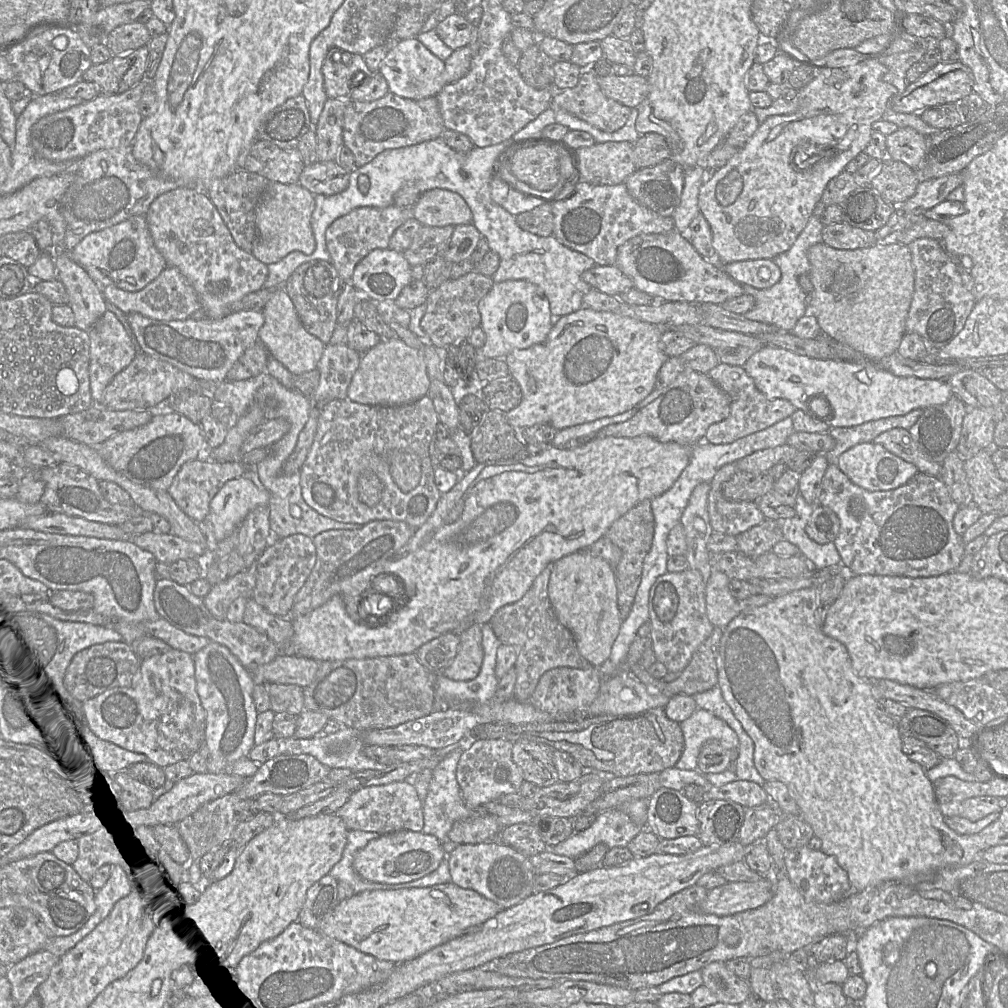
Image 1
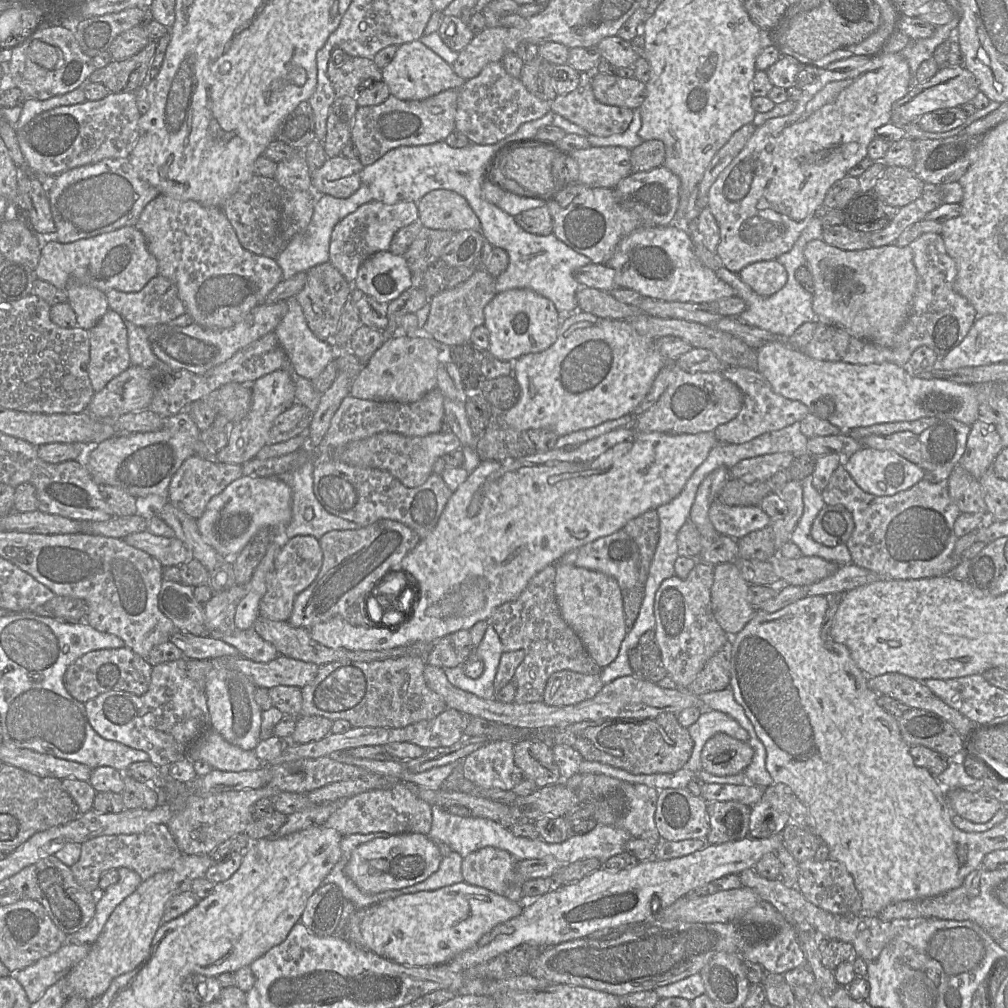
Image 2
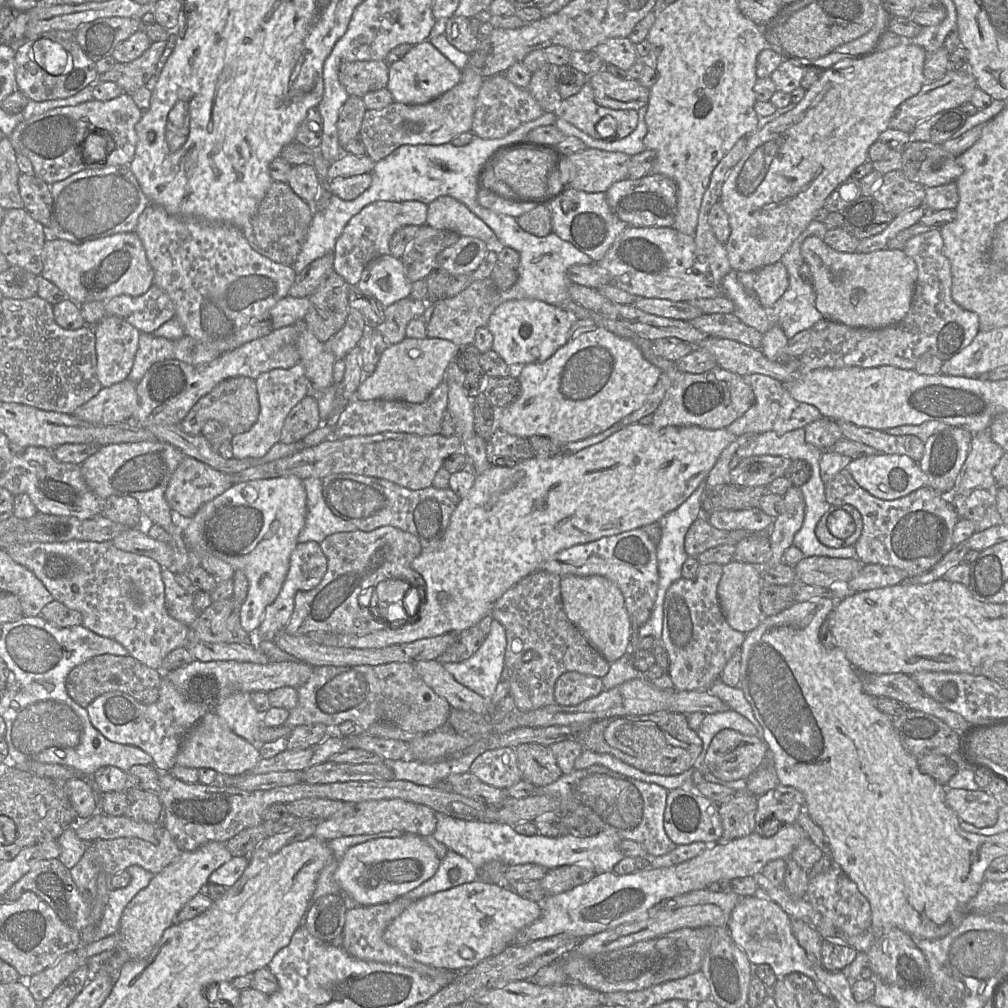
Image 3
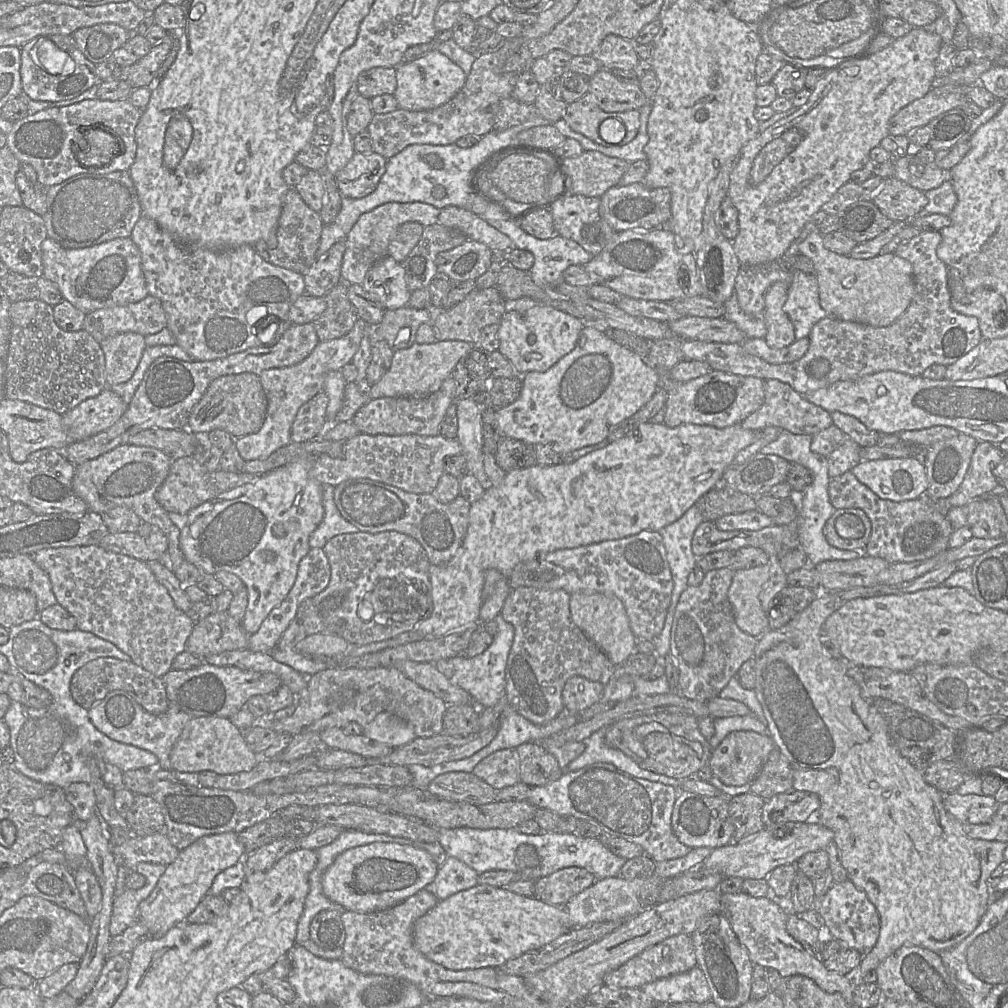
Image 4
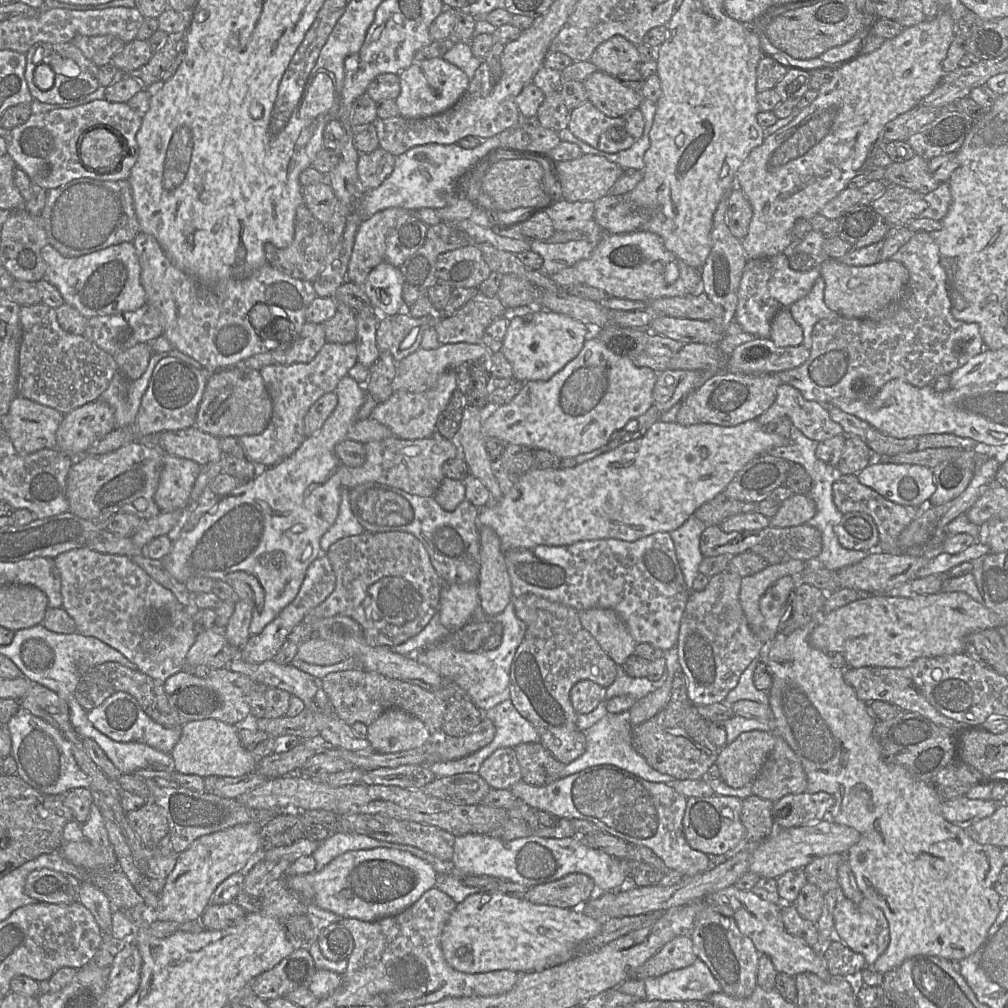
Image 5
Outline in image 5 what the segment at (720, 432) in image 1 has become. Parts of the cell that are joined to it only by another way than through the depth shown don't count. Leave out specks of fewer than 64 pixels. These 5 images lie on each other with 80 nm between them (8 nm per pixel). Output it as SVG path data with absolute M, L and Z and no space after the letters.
M786 383L778 387L774 403L756 420L766 427L782 417L789 418L795 428L817 442L844 433L842 426L831 419L826 406L805 399L797 388Z

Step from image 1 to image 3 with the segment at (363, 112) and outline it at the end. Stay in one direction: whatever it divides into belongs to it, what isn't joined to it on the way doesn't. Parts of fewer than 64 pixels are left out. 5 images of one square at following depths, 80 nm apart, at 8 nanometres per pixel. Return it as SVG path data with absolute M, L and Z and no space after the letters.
M478 42L477 49L462 70L461 81L440 97L426 104L412 105L394 101L380 110L366 110L359 132L366 155L376 163L403 145L442 145L450 143L462 133L470 132L477 96L484 81L482 67L485 60L486 53L479 49Z

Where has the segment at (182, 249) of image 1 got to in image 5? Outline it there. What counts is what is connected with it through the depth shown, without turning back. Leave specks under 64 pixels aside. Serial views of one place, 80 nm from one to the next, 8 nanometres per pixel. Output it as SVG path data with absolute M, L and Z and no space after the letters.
M139 232L133 245L141 266L146 301L160 313L163 335L173 348L197 360L208 371L231 368L256 354L279 349L280 342L274 337L278 330L271 326L258 332L251 325L248 315L255 304L276 306L272 308L276 317L287 319L297 337L307 322L308 306L318 297L311 282L290 277L269 263L244 279L206 285L177 267L152 235Z

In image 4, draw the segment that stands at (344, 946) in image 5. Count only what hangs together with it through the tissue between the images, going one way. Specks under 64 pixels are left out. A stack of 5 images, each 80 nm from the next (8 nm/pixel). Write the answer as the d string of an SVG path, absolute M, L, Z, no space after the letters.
M322 910L310 923L310 941L317 946L334 949L342 948L345 942L345 929L337 910Z

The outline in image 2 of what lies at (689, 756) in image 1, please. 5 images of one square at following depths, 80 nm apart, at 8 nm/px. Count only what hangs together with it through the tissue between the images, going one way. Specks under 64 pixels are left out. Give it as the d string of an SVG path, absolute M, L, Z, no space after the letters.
M704 709L698 720L687 728L692 740L691 756L684 768L698 774L703 770L701 751L705 743L718 733L725 733L740 741L748 740L748 732L729 715L715 710Z

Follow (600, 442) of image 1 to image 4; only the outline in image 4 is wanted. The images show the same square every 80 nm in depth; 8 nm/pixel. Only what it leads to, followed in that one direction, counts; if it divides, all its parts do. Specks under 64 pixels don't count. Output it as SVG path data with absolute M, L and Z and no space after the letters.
M641 423L635 430L626 436L611 442L607 446L594 450L571 463L560 463L553 466L533 465L527 468L521 468L506 472L503 481L498 485L493 485L485 490L483 496L476 502L471 503L469 512L469 523L467 533L458 549L456 555L444 565L430 565L429 577L432 587L433 610L431 615L418 623L412 630L402 633L394 638L375 642L364 646L352 646L346 654L347 656L360 656L368 653L377 652L378 649L386 646L393 646L410 640L409 643L421 641L429 638L442 637L449 633L456 633L473 625L479 624L479 613L482 604L482 590L484 586L484 573L488 569L496 569L504 576L509 577L512 570L525 561L532 560L539 555L553 552L560 549L571 549L579 546L585 546L593 543L599 543L606 540L616 540L638 534L643 530L660 531L667 525L681 518L684 513L692 507L705 493L722 484L722 477L725 471L730 467L736 455L748 447L756 440L756 432L744 429L740 424L729 427L716 428L708 425L681 424L676 427L668 427L663 423Z

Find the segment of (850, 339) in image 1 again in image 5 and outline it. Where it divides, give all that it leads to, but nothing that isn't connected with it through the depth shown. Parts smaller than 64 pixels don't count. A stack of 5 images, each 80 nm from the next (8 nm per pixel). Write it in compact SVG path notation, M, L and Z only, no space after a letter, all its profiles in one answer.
M819 231L808 232L796 248L798 253L806 253L819 258L819 271L825 281L824 303L846 318L883 321L894 312L896 303L909 280L907 268L899 261L888 259L868 266L846 265L837 259L825 257L822 246L825 238Z

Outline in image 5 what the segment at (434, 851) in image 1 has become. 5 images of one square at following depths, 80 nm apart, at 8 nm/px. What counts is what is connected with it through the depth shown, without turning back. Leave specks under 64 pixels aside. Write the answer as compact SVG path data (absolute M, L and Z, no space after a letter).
M380 847L345 852L320 871L290 877L288 886L306 903L314 903L341 918L373 922L401 913L415 903L425 891L435 887L436 882L437 873L428 862L407 851Z

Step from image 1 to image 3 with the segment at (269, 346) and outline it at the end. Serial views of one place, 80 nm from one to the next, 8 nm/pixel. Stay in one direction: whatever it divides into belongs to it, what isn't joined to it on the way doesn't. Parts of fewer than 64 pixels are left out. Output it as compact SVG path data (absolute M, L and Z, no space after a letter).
M304 320L294 325L298 328L297 349L306 376L316 389L327 389L333 385L335 356L325 349L324 343L308 329Z

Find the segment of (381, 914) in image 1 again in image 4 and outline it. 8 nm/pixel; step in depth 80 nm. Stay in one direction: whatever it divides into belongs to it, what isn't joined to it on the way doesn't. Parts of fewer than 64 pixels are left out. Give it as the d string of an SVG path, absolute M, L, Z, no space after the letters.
M477 884L441 900L414 924L415 947L429 960L450 970L500 967L507 960L541 948L571 930L564 907L547 904L536 897L516 894L505 887Z

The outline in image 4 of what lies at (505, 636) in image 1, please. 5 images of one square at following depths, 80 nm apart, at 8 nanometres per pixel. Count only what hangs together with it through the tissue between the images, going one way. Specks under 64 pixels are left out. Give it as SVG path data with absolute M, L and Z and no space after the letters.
M518 587L510 591L500 612L500 616L514 627L505 671L505 696L519 715L534 724L546 724L565 711L562 690L569 678L581 676L605 686L616 674L617 667L572 621L569 601L570 595L564 590Z

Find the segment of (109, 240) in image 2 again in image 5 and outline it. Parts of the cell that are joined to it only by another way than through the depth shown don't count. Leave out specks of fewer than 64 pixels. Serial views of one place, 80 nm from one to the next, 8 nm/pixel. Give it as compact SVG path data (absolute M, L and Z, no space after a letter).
M122 242L86 255L65 257L51 244L41 249L45 279L54 285L64 302L86 318L135 311L147 303L141 283L141 266L132 242Z

